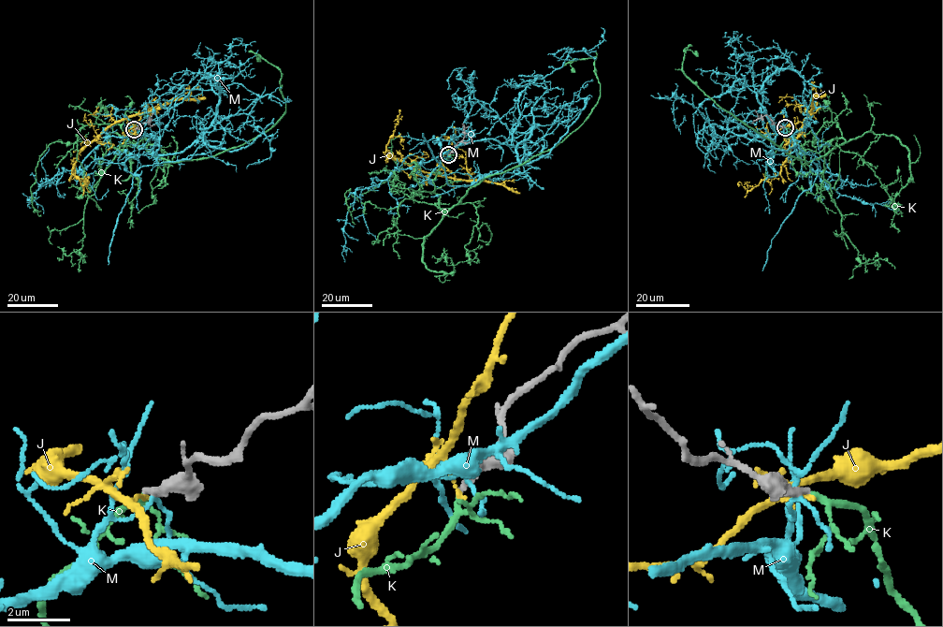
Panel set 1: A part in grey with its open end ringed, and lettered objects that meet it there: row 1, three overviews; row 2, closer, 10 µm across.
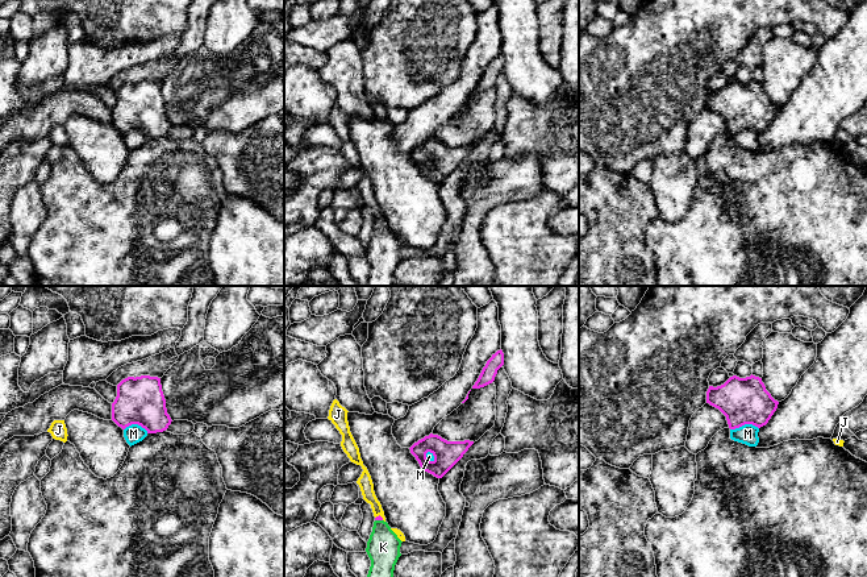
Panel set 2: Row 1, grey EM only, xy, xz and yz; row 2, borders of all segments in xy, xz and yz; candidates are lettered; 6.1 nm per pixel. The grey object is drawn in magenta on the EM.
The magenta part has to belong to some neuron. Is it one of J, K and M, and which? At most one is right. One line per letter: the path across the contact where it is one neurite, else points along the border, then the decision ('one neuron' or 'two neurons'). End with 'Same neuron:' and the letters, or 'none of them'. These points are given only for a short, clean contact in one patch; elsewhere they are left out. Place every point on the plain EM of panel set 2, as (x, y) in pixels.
J: along xz (375, 221), (379, 220), (383, 224) | two neurons
K: across xz (378, 223), (379, 224), (383, 252) | one neuron
M: along yz (758, 132), (742, 129), (730, 135) | two neurons
Same neuron: K

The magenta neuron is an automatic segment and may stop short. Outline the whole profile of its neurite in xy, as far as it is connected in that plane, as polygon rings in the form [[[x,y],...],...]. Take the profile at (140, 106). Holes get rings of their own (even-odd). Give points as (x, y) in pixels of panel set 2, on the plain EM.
[[[128,82],[117,90],[117,101],[112,108],[112,125],[125,134],[138,129],[147,138],[163,137],[171,129],[161,83]]]

